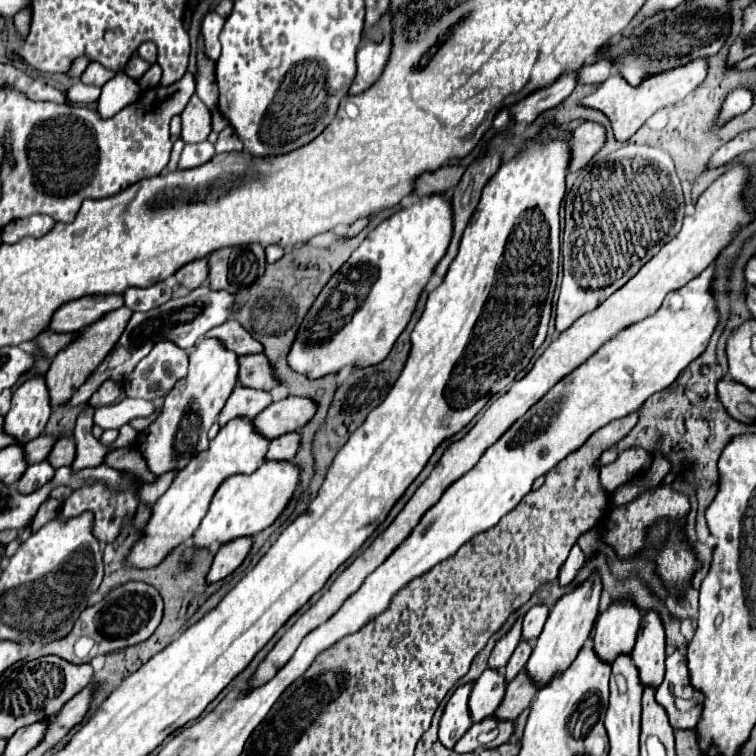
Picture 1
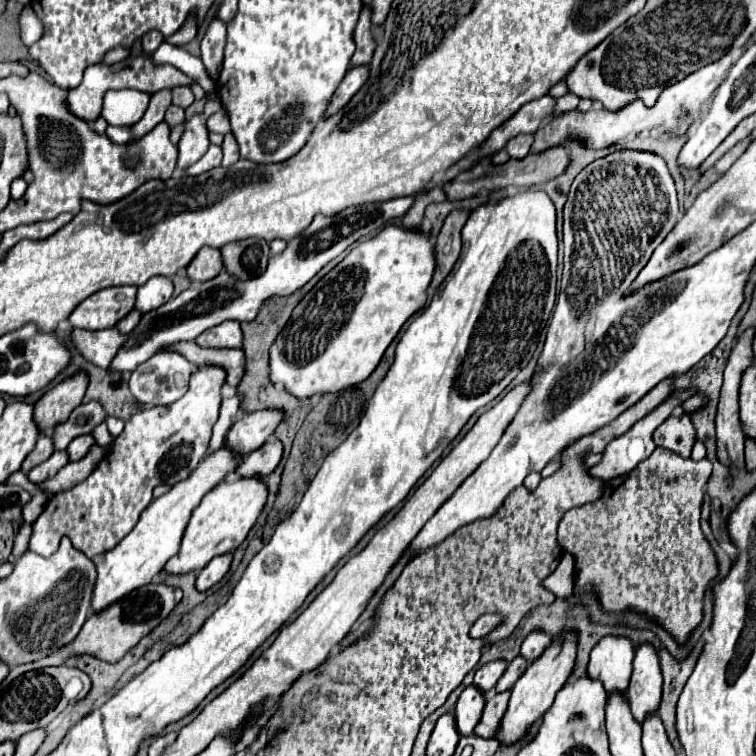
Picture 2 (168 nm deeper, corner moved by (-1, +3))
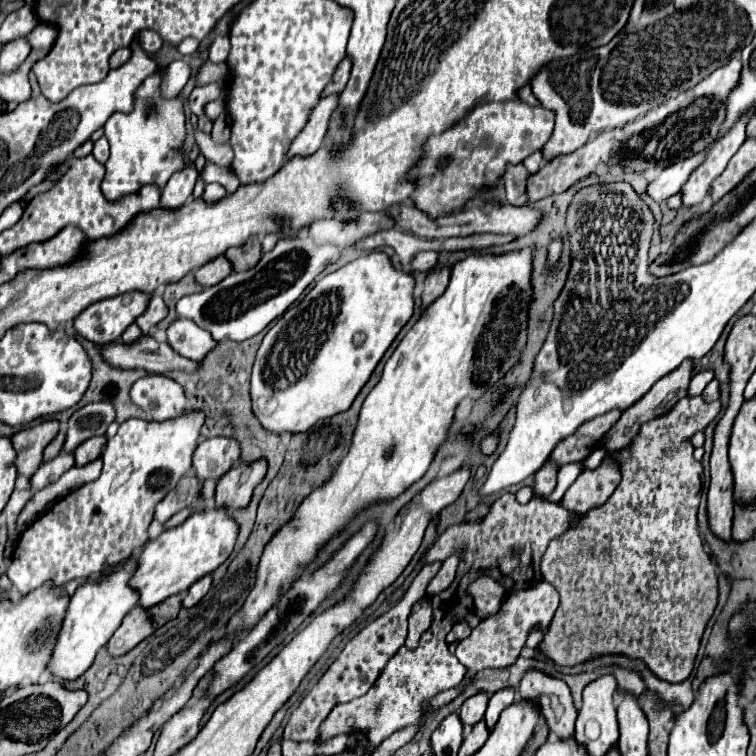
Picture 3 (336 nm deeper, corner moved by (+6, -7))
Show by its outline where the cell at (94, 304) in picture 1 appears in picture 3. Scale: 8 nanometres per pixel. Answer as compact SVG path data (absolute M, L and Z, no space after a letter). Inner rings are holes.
M127 292L115 298L105 298L85 308L73 320L73 328L83 338L103 346L117 340L123 330L145 312L147 300L149 296L143 292Z

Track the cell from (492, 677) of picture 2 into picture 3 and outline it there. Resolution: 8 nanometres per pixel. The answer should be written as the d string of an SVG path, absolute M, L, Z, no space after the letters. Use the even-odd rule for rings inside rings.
M477 692L475 696L471 696L471 698L467 698L463 702L459 716L461 716L461 720L463 720L463 724L467 728L473 726L475 722L483 720L483 714L485 714L485 708L487 708L487 700L489 700L487 692Z

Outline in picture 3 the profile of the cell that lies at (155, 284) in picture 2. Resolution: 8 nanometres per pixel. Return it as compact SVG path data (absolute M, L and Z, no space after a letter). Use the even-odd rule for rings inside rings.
M151 294L147 310L135 320L135 324L143 330L143 334L147 334L149 328L155 326L157 322L161 322L165 316L167 316L167 306L165 306L161 294Z

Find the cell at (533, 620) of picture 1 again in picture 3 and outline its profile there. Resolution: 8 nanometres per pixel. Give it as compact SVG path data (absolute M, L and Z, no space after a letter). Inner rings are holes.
M537 668L523 674L519 684L521 698L537 700L549 730L559 738L571 738L575 732L577 708L573 706L571 692L563 680L557 680Z

